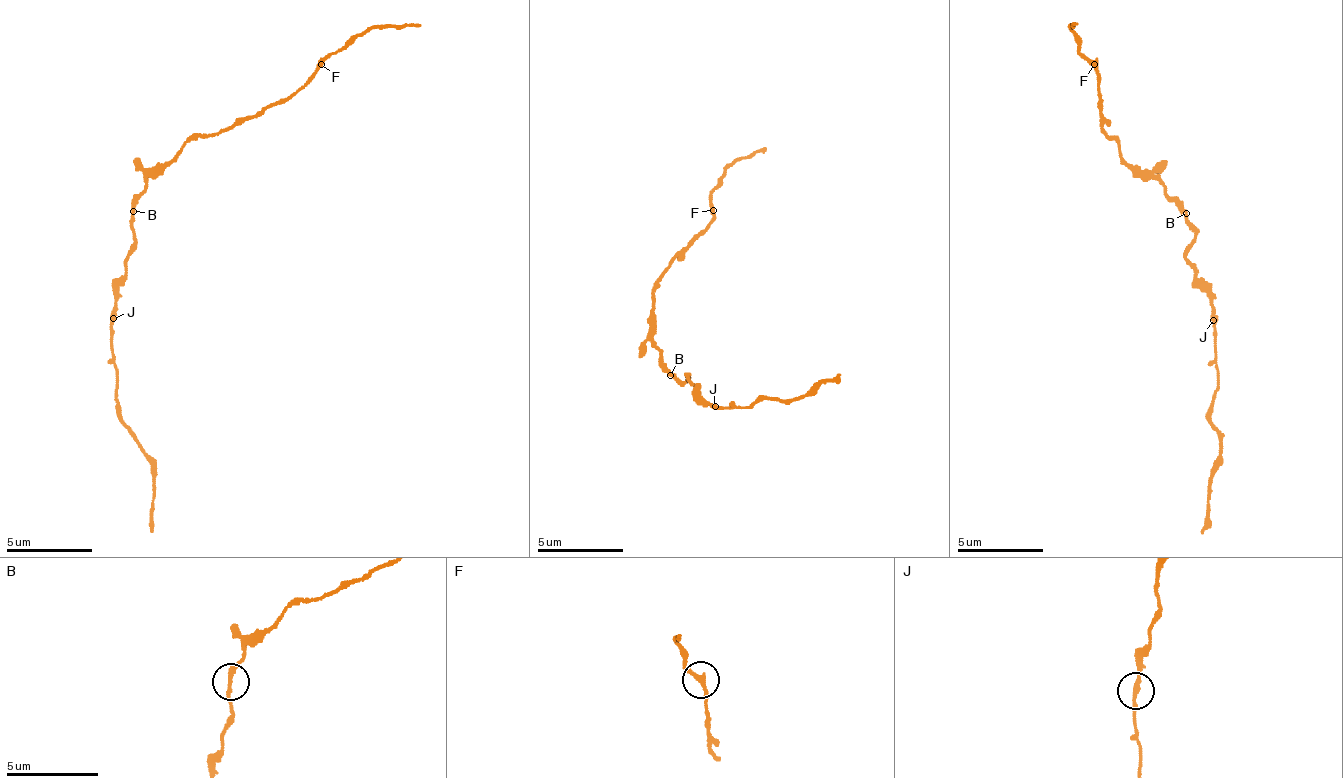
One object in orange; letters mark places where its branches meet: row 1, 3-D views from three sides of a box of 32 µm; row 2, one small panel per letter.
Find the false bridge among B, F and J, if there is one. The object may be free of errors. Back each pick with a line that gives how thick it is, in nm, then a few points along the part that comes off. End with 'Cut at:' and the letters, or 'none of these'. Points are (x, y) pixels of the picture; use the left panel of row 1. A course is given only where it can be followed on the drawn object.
Cut at: none of these

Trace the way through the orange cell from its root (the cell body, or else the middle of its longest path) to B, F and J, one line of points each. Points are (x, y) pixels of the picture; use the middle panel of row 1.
B: (666, 362), (670, 375)
F: (666, 362), (654, 341), (650, 298), (676, 256), (684, 256), (691, 240), (699, 240), (713, 211)
J: (666, 362), (672, 375), (684, 383), (688, 383), (684, 374), (688, 374), (706, 403), (714, 403), (716, 407)

